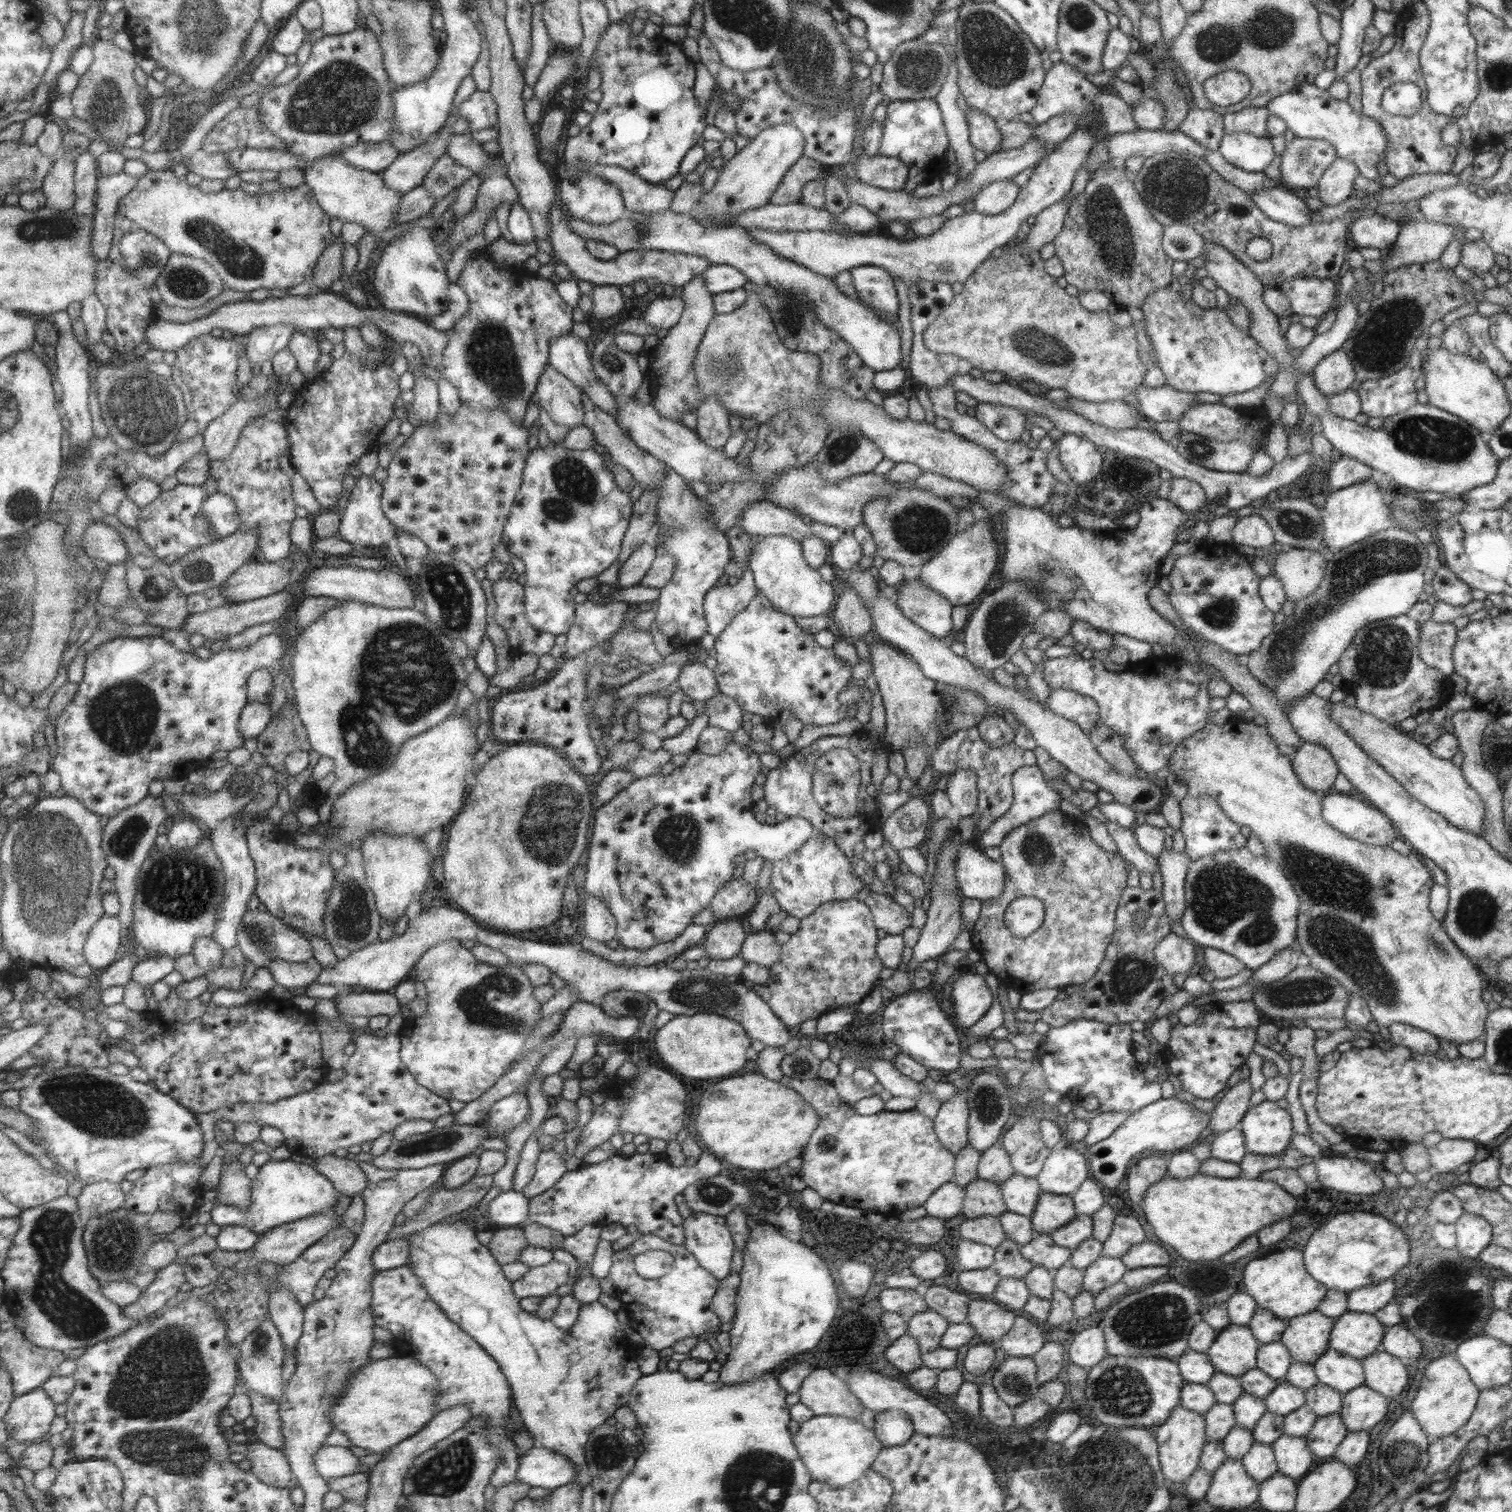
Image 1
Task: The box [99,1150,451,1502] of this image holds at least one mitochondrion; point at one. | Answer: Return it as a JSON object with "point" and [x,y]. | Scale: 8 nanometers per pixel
{"point":[166,1374]}

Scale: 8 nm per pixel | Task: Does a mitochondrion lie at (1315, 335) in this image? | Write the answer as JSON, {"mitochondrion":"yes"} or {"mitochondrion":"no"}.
{"mitochondrion":"no"}

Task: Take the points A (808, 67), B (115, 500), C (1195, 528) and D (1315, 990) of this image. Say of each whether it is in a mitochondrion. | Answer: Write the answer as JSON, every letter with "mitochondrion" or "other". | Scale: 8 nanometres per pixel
{"A":"mitochondrion","B":"other","C":"other","D":"mitochondrion"}

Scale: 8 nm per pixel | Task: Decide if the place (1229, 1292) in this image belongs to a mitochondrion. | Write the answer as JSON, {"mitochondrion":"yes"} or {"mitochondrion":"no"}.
{"mitochondrion":"no"}

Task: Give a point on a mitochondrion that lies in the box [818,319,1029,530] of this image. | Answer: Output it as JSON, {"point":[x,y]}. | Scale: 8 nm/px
{"point":[842,448]}

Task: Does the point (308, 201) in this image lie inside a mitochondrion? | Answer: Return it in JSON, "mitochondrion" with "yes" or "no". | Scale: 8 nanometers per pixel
{"mitochondrion":"no"}

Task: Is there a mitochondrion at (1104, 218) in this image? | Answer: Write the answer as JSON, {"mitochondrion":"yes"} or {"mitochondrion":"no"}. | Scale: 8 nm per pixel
{"mitochondrion":"yes"}

